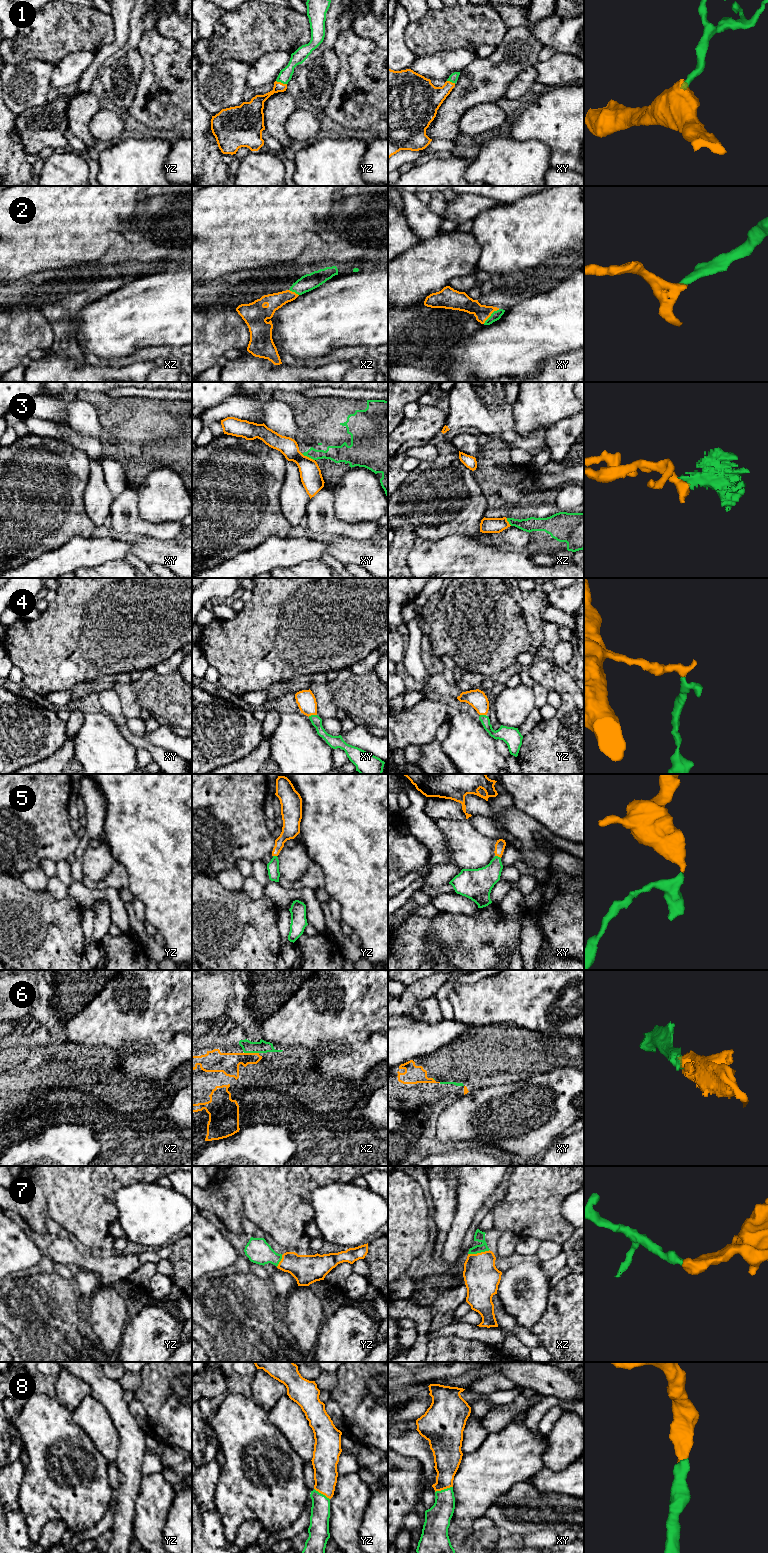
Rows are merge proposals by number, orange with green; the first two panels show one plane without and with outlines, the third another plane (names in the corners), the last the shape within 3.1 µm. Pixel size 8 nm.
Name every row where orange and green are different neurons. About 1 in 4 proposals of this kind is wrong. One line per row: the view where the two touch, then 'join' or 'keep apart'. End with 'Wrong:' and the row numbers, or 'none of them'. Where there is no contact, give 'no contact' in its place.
1: contact in yz; join
2: contact in xy; join
3: contact in xy; keep apart
4: contact in xy; join
5: contact in xy; join
6: contact in xz; join
7: contact in xz; join
8: contact in xy; join
Wrong: 3

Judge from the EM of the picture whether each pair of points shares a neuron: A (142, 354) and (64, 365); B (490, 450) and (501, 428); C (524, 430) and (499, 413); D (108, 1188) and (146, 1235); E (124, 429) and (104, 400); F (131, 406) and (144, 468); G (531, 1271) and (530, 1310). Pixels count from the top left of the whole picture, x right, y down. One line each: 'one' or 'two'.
A: two
B: two
C: two
D: two
E: one
F: one
G: one

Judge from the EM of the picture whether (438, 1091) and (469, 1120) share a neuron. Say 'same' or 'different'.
different

